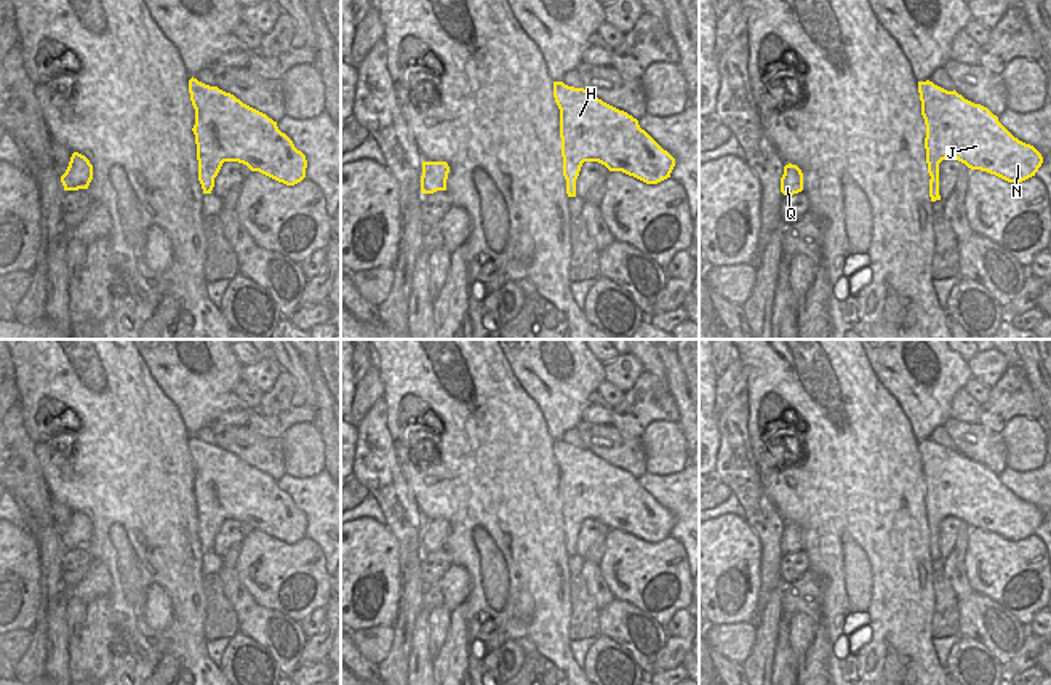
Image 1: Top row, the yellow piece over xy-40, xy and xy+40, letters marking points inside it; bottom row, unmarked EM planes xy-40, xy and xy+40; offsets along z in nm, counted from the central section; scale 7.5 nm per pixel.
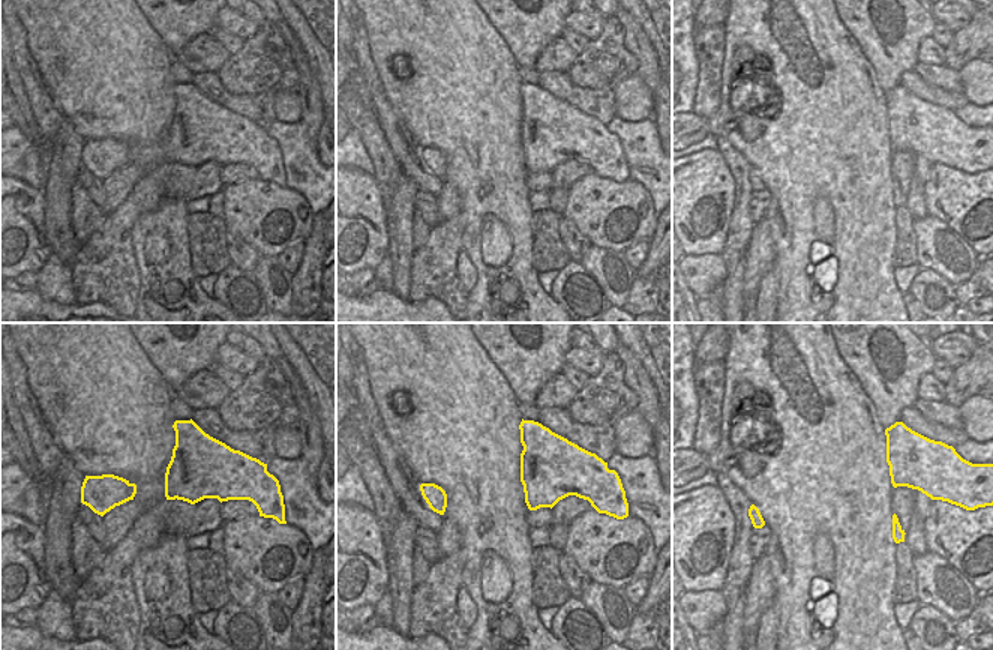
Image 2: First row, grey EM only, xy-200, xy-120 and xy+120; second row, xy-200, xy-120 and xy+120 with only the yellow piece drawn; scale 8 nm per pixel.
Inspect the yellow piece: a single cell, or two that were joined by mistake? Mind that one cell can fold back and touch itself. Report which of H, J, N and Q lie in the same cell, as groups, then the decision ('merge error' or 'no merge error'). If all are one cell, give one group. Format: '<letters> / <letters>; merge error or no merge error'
H J N Q; no merge error

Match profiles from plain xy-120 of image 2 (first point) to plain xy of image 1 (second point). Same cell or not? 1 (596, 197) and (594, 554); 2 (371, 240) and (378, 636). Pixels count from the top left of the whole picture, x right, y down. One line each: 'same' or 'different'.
1: different
2: different

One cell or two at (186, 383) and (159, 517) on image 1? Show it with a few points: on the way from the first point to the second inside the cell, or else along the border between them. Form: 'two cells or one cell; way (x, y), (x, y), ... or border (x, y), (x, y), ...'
two cells; border (155, 383), (176, 407), (191, 436)

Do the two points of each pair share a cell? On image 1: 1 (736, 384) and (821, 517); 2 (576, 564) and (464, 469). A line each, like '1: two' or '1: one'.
1: two
2: two

